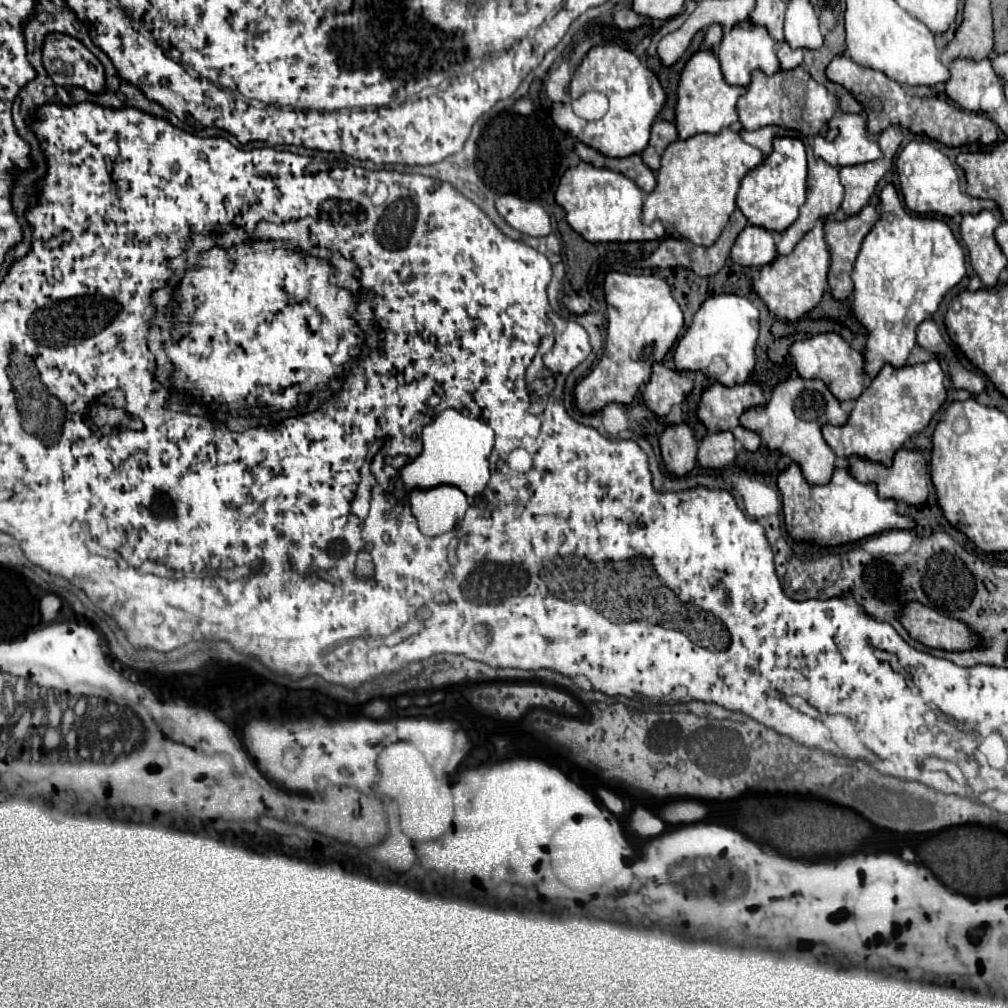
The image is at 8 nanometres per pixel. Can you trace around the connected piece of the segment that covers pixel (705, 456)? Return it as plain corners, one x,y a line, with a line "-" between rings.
731,431
707,435
697,451
697,463
703,469
723,469
735,459
735,439

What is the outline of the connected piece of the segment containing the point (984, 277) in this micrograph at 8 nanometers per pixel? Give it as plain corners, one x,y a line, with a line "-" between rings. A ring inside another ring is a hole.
991,211
963,215
961,221
961,239
969,251
971,267
985,287
995,287
999,273
1007,267
1007,259
993,237
997,225
999,221

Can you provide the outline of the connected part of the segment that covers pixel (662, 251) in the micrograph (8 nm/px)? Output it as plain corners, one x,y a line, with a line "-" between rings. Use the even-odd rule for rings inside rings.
735,209
733,215
731,215
731,219
729,219
729,223
727,223
727,227
723,229
721,237
717,239
717,243
713,247
697,247
697,245
691,245
685,239
665,239
665,241
661,241
659,249
655,253
651,253
651,257
645,259
645,267
643,269
657,269
657,267
659,269
673,269
673,267
685,267
685,269
693,271
699,277
717,275
723,269
723,265
725,265
725,261
729,257
729,251
731,251
737,235
743,231
743,227
747,227
747,219
745,219
745,215
739,209

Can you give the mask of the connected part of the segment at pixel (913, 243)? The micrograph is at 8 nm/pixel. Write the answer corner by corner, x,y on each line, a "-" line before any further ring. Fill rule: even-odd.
893,185
881,191
881,205
885,213
893,213
893,219
885,221
881,217
875,223
853,267
853,311
869,331
863,351
863,371
871,379
885,363
893,367
907,365
907,357
915,347
915,329
919,323
931,319
943,297
965,275
963,249
945,221
909,213

